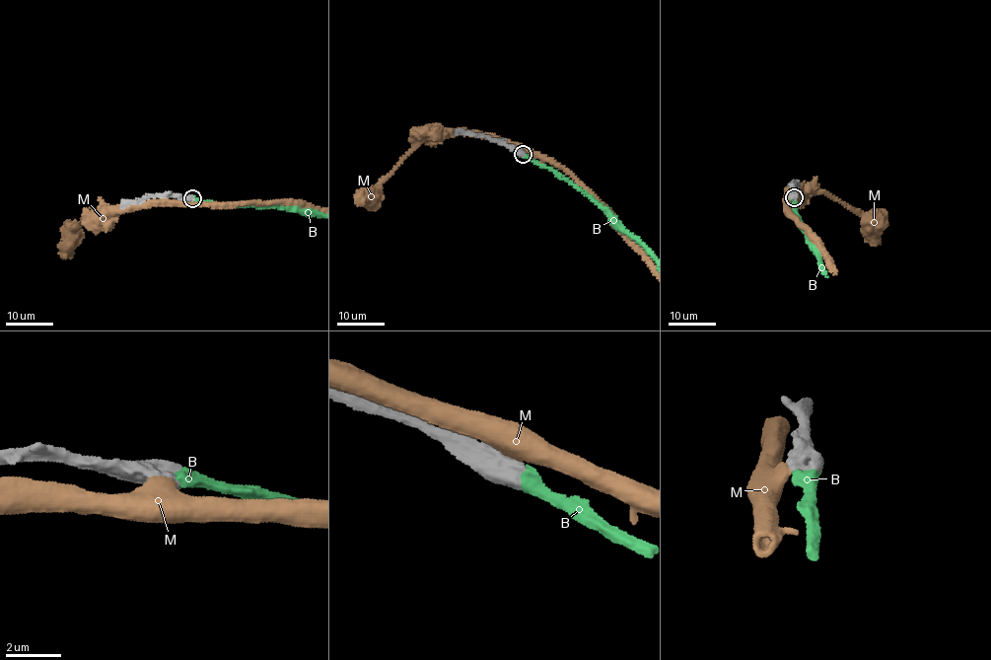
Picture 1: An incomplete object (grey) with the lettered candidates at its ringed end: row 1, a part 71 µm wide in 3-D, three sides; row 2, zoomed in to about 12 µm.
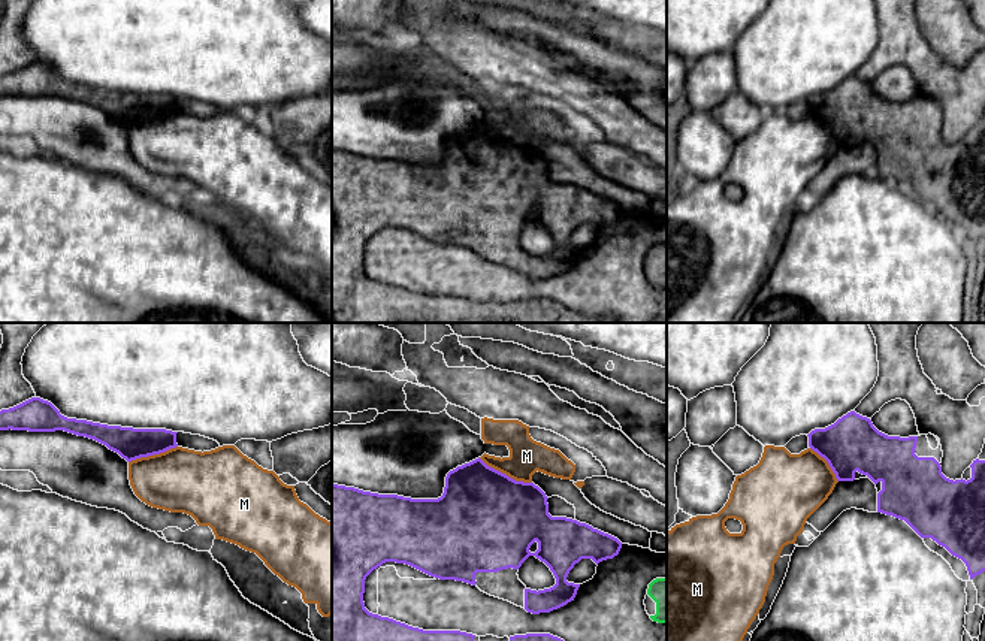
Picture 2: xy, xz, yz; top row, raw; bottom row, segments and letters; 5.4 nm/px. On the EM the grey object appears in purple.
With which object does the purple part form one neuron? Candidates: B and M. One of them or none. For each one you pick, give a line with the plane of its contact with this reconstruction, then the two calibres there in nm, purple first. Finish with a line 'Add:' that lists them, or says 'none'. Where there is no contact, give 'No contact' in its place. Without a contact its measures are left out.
B: No contact
Add: B

